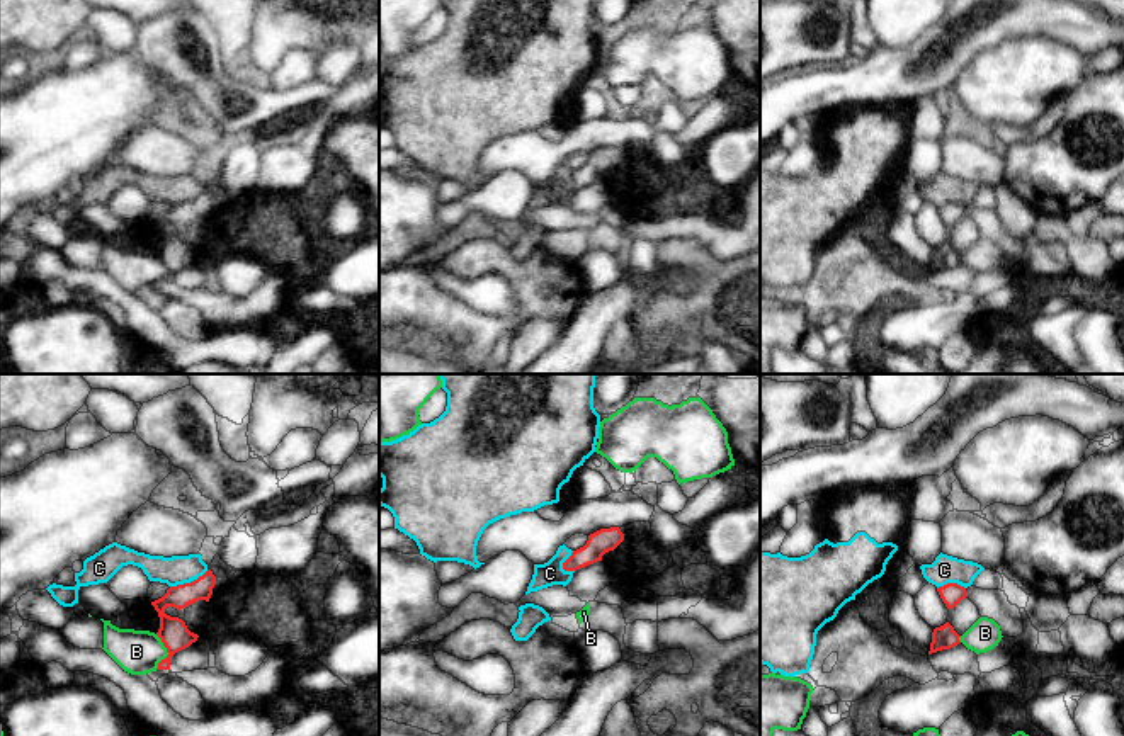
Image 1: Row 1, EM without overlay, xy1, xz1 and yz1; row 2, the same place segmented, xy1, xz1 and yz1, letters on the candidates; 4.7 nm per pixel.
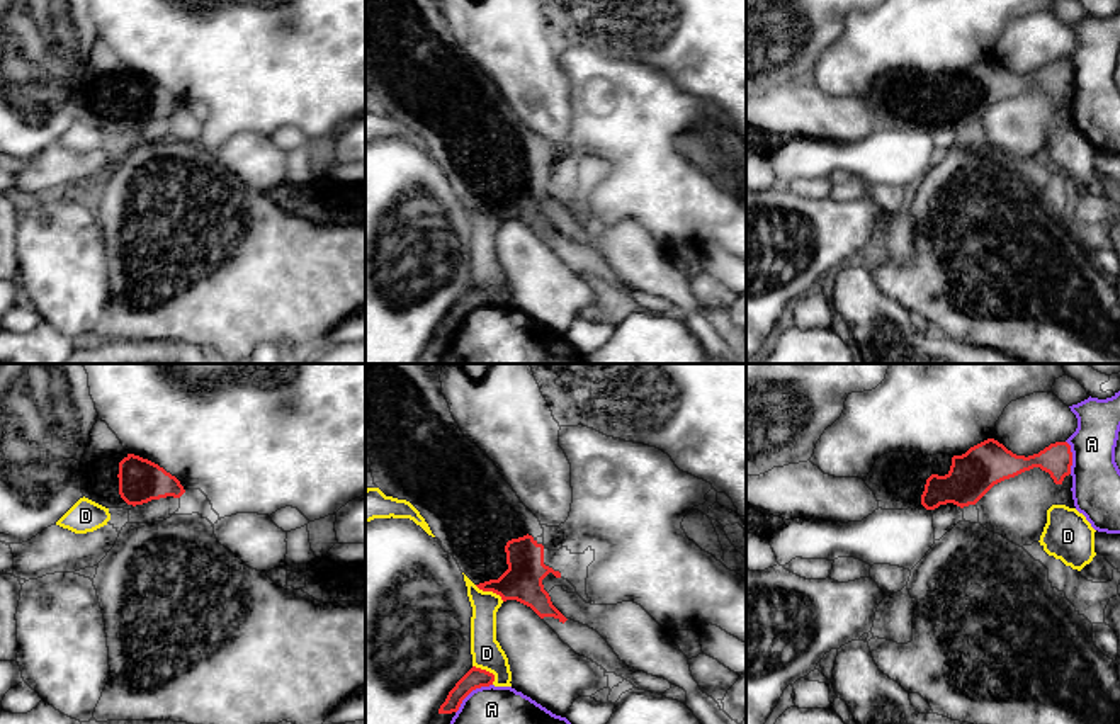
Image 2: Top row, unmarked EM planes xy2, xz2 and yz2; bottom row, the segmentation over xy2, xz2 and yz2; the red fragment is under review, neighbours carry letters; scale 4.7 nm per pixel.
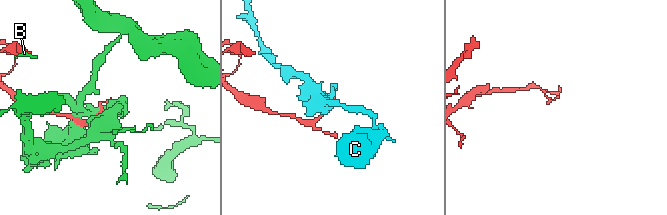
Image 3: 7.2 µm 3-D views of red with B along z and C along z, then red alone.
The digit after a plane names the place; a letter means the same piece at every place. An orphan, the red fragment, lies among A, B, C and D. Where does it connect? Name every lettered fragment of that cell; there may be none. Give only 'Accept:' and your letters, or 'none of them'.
Accept: none of them

